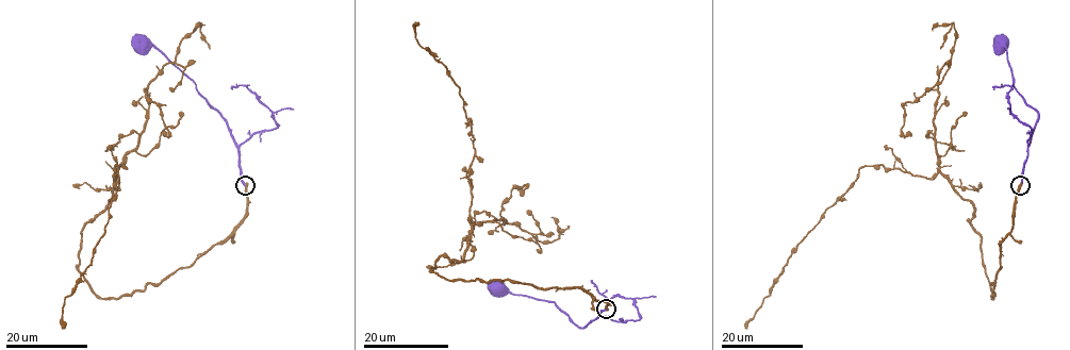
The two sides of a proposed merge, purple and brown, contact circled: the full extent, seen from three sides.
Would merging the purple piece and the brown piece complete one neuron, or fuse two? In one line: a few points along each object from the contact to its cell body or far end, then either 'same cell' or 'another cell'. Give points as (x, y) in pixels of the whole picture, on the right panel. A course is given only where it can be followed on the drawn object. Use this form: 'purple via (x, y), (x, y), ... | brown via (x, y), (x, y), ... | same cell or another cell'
purple via (1020, 185), (1038, 114), (1017, 93), (1007, 51), (999, 45), (1001, 43) | brown via (1020, 185), (992, 298), (973, 205), (939, 172), (865, 166), (745, 328) | another cell

